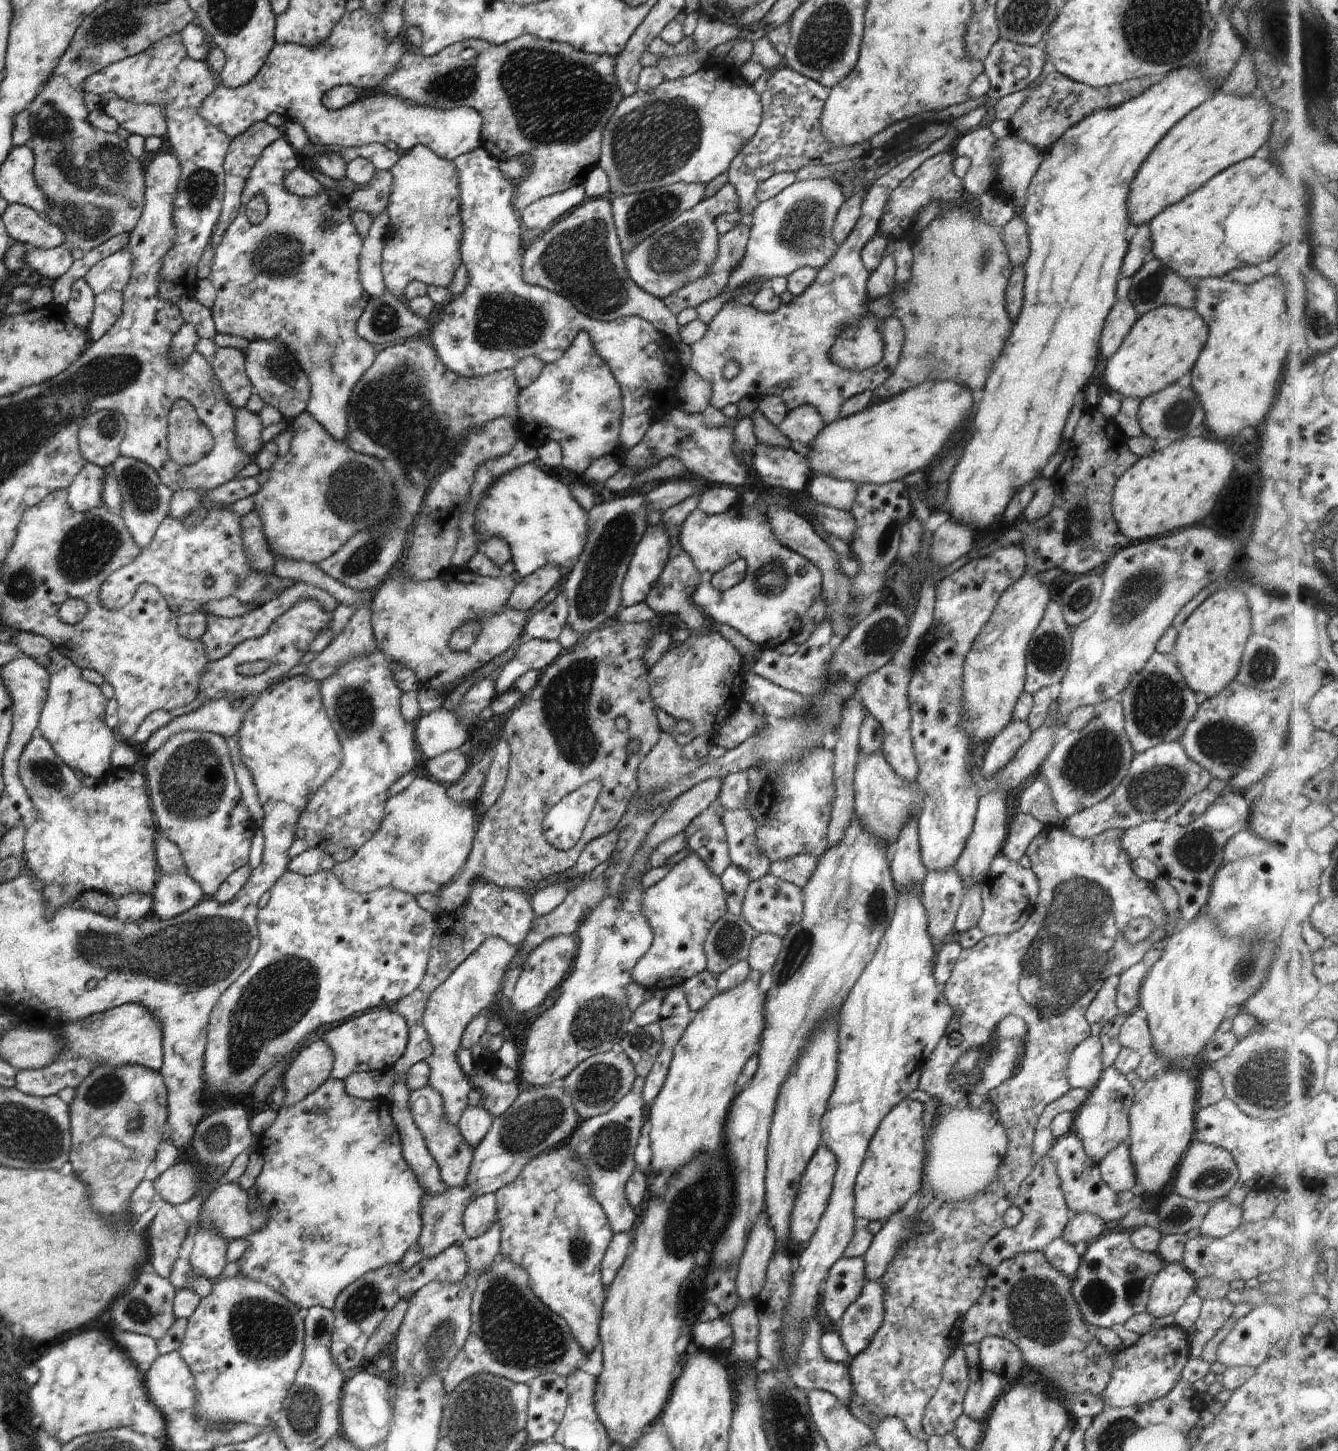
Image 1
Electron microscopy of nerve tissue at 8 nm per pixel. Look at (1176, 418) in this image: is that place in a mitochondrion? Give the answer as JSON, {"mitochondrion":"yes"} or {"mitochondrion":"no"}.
{"mitochondrion":"yes"}

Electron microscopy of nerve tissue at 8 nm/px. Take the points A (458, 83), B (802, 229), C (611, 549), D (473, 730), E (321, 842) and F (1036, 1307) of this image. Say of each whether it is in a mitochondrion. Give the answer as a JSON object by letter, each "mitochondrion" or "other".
{"A":"mitochondrion","B":"mitochondrion","C":"mitochondrion","D":"other","E":"other","F":"mitochondrion"}

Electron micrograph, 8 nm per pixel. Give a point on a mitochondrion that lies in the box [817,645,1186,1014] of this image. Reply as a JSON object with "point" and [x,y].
{"point":[1093,761]}

